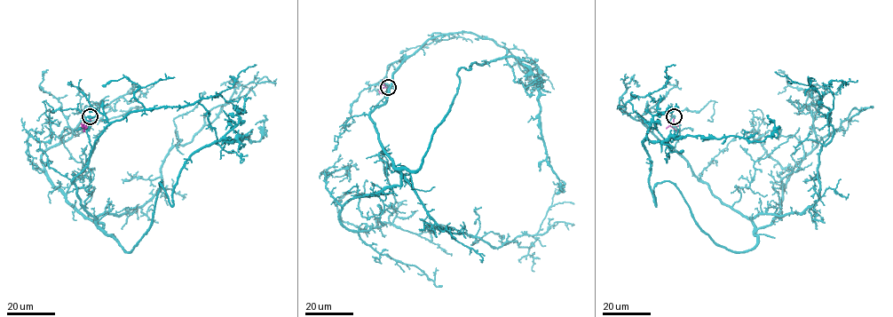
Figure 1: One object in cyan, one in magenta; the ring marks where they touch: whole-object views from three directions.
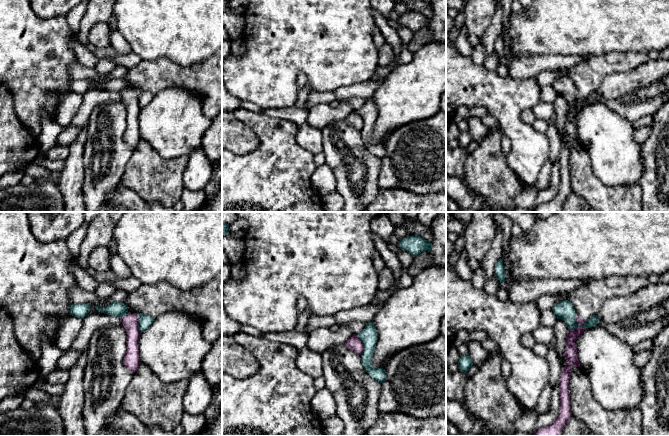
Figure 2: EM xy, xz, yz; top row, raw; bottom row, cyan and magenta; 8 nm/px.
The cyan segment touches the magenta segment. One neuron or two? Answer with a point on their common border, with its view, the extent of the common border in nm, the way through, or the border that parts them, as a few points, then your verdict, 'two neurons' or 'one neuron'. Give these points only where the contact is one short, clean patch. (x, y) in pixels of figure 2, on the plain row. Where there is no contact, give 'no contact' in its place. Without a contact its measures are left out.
contact yz (577, 103); length 170 nm; border yz (586, 96), (579, 103), (568, 106); two neurons

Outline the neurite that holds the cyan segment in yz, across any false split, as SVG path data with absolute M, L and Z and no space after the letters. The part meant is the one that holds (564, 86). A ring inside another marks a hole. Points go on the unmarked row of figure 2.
M562 76L556 79L552 87L555 89L557 95L563 96L568 106L574 106L576 104L582 104L583 102L580 102L576 98L576 88L569 76Z

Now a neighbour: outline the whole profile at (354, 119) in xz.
M353 110L348 117L345 119L348 124L353 126L355 129L361 131L364 125L362 117L357 113L356 110Z

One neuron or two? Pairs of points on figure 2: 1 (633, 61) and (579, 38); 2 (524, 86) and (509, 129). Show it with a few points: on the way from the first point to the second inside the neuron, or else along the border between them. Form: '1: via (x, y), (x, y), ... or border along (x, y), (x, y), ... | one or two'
1: border along (634, 50), (610, 51), (588, 57) | two
2: via (514, 97), (509, 102), (509, 118) | one

